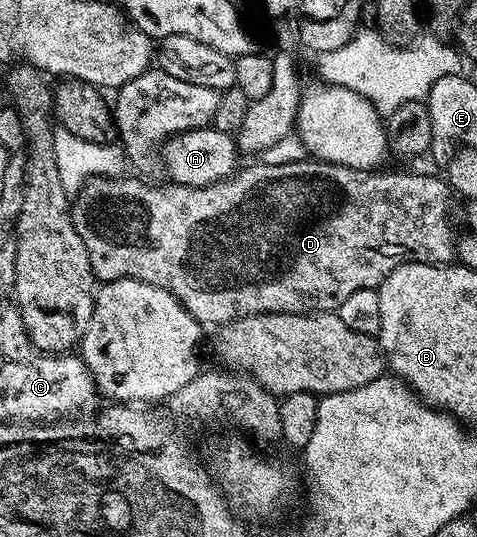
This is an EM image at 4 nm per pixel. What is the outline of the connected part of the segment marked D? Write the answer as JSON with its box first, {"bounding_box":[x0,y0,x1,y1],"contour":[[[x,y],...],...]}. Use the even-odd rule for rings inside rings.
{"bounding_box":[71,161,457,325],"contour":[[[255,161],[252,167],[240,166],[235,174],[204,187],[190,187],[168,182],[167,187],[154,187],[139,179],[119,179],[120,177],[96,177],[88,179],[74,192],[71,204],[71,223],[77,229],[85,249],[89,253],[91,273],[96,280],[112,283],[118,279],[140,279],[149,285],[157,285],[173,297],[187,312],[204,325],[231,323],[246,315],[309,315],[321,311],[338,312],[341,301],[349,298],[349,293],[357,289],[378,288],[393,269],[403,263],[450,264],[457,255],[457,235],[451,232],[451,219],[447,210],[451,207],[452,196],[446,178],[435,175],[398,175],[395,171],[358,171],[345,165],[322,161],[300,161],[269,165]]]}

